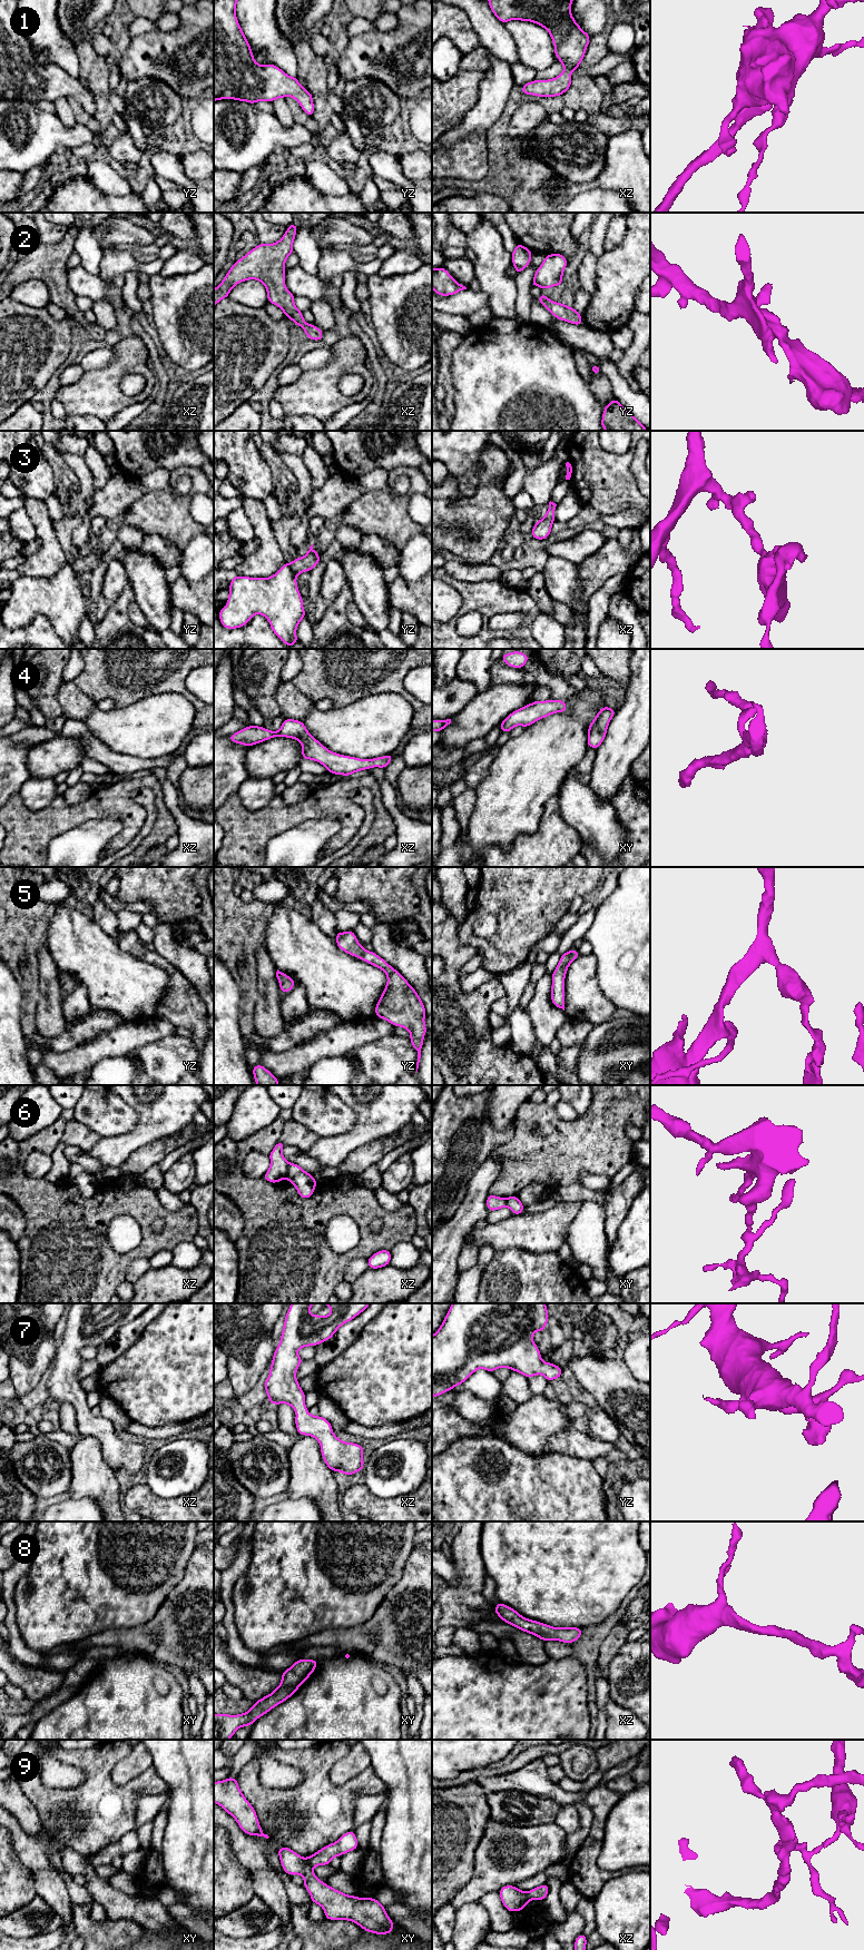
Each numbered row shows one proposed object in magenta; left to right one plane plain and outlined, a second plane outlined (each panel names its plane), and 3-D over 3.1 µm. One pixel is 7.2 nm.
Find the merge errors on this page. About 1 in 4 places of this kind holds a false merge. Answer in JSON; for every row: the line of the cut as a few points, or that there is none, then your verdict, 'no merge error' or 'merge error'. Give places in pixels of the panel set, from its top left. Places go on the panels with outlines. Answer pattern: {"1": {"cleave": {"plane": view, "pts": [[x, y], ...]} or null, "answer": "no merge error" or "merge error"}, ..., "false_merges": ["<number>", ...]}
{"1": {"cleave": null, "answer": "no merge error"}, "2": {"cleave": null, "answer": "no merge error"}, "3": {"cleave": null, "answer": "no merge error"}, "4": {"cleave": null, "answer": "no merge error"}, "5": {"cleave": null, "answer": "no merge error"}, "6": {"cleave": {"plane": "xz", "pts": [[288, 1163], [288, 1170], [284, 1177]]}, "answer": "merge error"}, "7": {"cleave": null, "answer": "no merge error"}, "8": {"cleave": null, "answer": "no merge error"}, "9": {"cleave": null, "answer": "no merge error"}, "false_merges": ["6"]}

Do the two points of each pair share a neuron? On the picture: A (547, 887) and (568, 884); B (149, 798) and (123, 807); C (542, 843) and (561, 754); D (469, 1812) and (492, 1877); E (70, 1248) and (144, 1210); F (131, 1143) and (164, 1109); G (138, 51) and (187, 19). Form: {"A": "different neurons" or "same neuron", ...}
{"A": "same neuron", "B": "different neurons", "C": "different neurons", "D": "different neurons", "E": "same neuron", "F": "same neuron", "G": "same neuron"}

